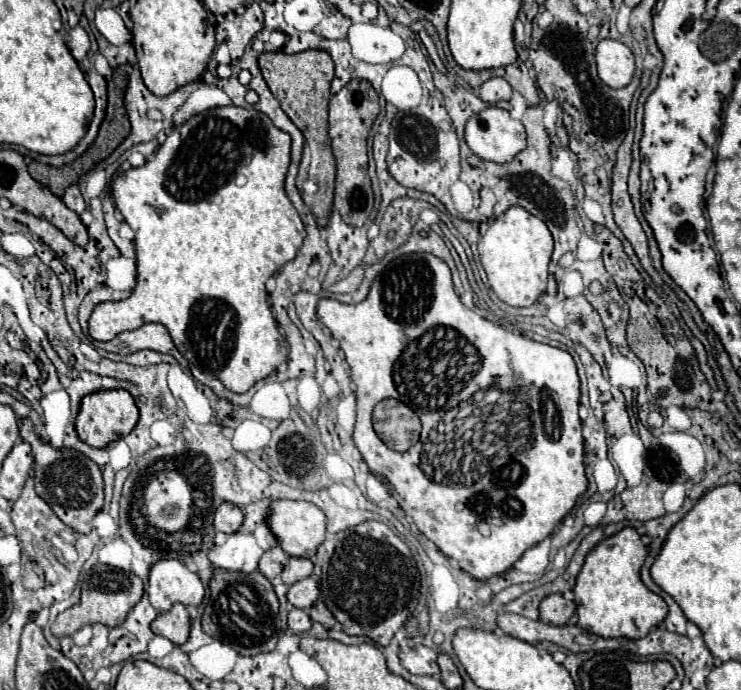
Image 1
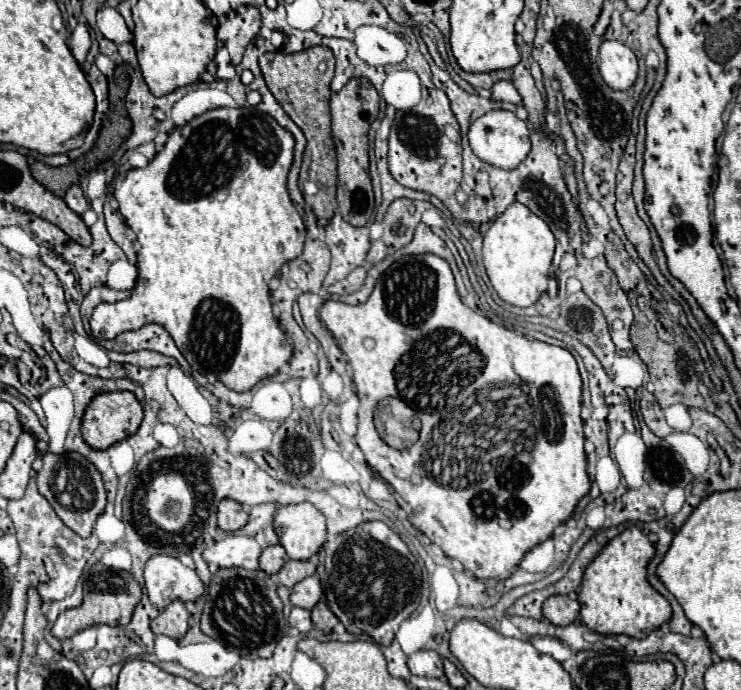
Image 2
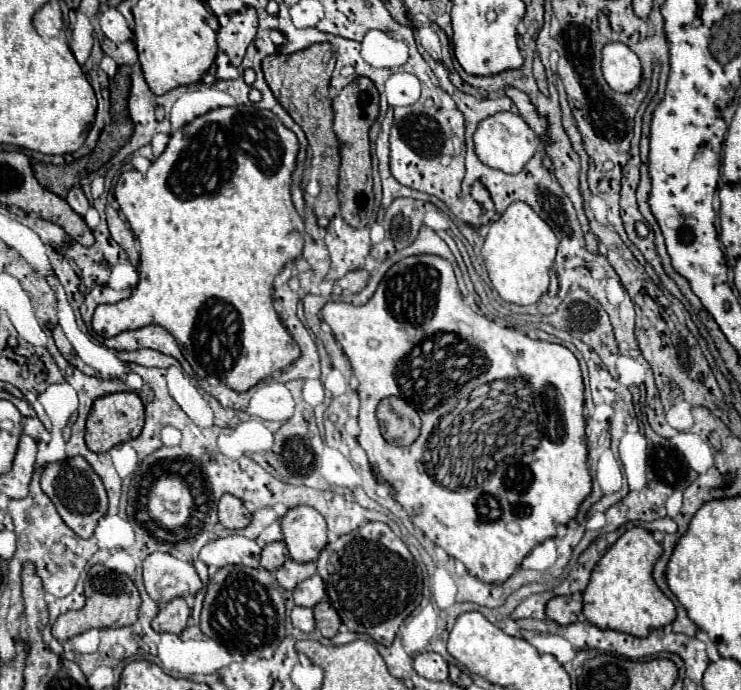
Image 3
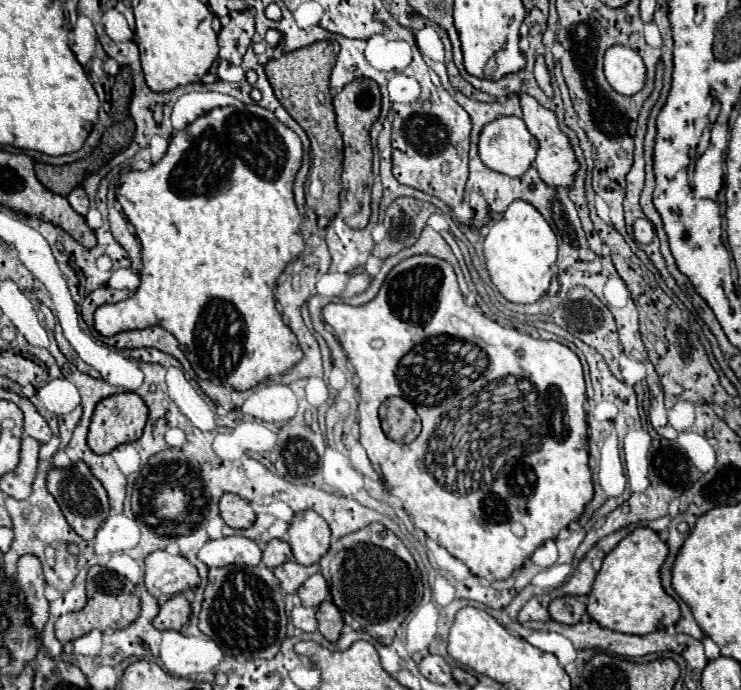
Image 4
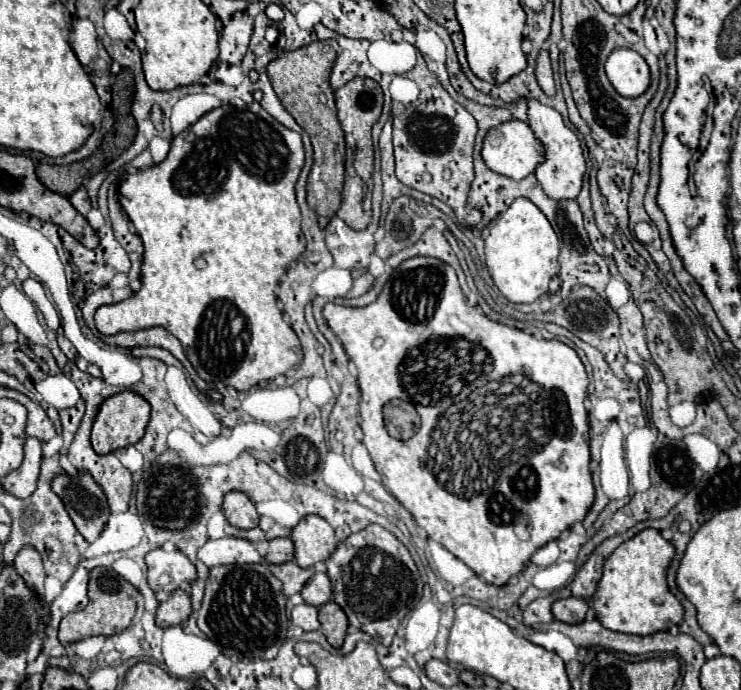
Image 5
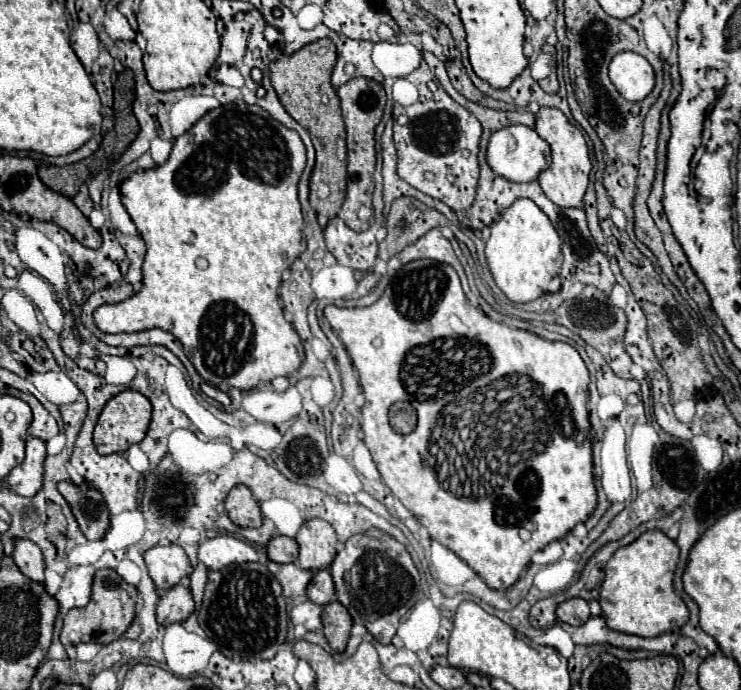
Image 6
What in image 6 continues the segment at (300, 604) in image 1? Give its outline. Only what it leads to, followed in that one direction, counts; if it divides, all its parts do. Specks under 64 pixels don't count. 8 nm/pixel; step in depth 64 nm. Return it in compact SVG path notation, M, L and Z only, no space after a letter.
M328 570L314 572L312 582L308 584L306 596L310 602L314 602L318 606L324 606L334 598L334 582L332 582L332 576Z

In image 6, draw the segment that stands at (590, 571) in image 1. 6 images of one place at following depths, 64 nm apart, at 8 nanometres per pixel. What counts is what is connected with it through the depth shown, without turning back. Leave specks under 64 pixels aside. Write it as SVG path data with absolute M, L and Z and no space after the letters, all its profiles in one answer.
M646 530L632 544L622 546L608 560L598 602L606 626L616 632L636 636L656 636L682 628L688 620L688 608L674 592L672 572L678 562L678 546L662 530Z

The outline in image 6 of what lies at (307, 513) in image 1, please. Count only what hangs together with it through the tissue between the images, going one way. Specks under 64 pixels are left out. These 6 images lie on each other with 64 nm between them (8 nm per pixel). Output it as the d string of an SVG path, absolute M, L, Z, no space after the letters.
M312 518L302 524L296 534L296 542L300 546L298 564L304 570L318 570L330 566L332 558L336 556L338 538L332 526L320 518Z

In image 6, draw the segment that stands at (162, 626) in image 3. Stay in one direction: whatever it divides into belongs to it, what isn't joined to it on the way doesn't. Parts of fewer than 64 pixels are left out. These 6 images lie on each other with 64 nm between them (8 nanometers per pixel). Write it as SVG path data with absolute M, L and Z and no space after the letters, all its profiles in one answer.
M178 584L160 598L158 608L156 608L156 620L162 626L168 626L174 622L184 622L192 612L194 612L192 594L188 588Z

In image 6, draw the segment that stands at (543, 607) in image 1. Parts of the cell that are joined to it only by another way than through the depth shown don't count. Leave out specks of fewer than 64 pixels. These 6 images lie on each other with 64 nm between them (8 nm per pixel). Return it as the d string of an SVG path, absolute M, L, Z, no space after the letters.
M570 598L570 600L564 600L562 604L558 604L556 616L558 616L558 620L562 620L566 624L580 626L590 618L590 608L588 608L586 600Z

